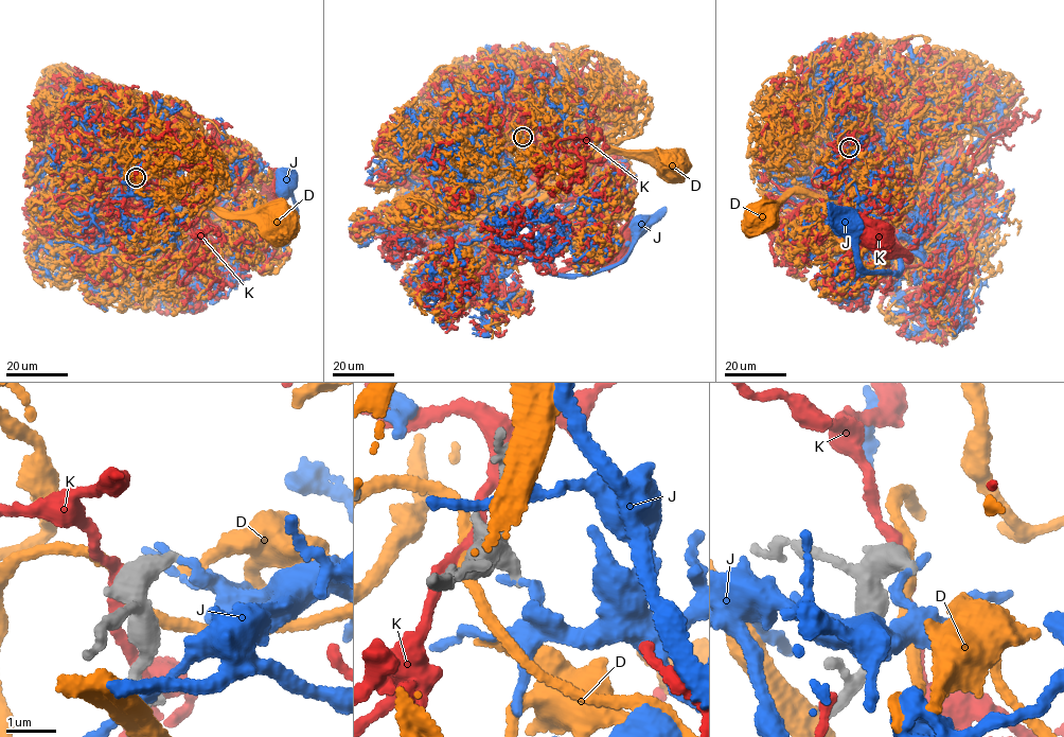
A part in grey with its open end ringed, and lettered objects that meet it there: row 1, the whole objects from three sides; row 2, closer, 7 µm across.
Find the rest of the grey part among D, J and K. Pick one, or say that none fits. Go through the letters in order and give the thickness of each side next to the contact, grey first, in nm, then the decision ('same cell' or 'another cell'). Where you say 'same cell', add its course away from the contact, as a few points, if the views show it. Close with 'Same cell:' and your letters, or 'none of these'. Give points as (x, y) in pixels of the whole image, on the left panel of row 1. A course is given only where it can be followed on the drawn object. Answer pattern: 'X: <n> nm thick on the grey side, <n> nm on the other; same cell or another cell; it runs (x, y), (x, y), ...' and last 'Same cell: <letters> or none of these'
D: 420 nm thick on the grey side, 240 nm on the other; another cell
J: 360 nm thick on the grey side, 220 nm on the other; another cell
K: 420 nm thick on the grey side, 190 nm on the other; another cell
Same cell: none of these

